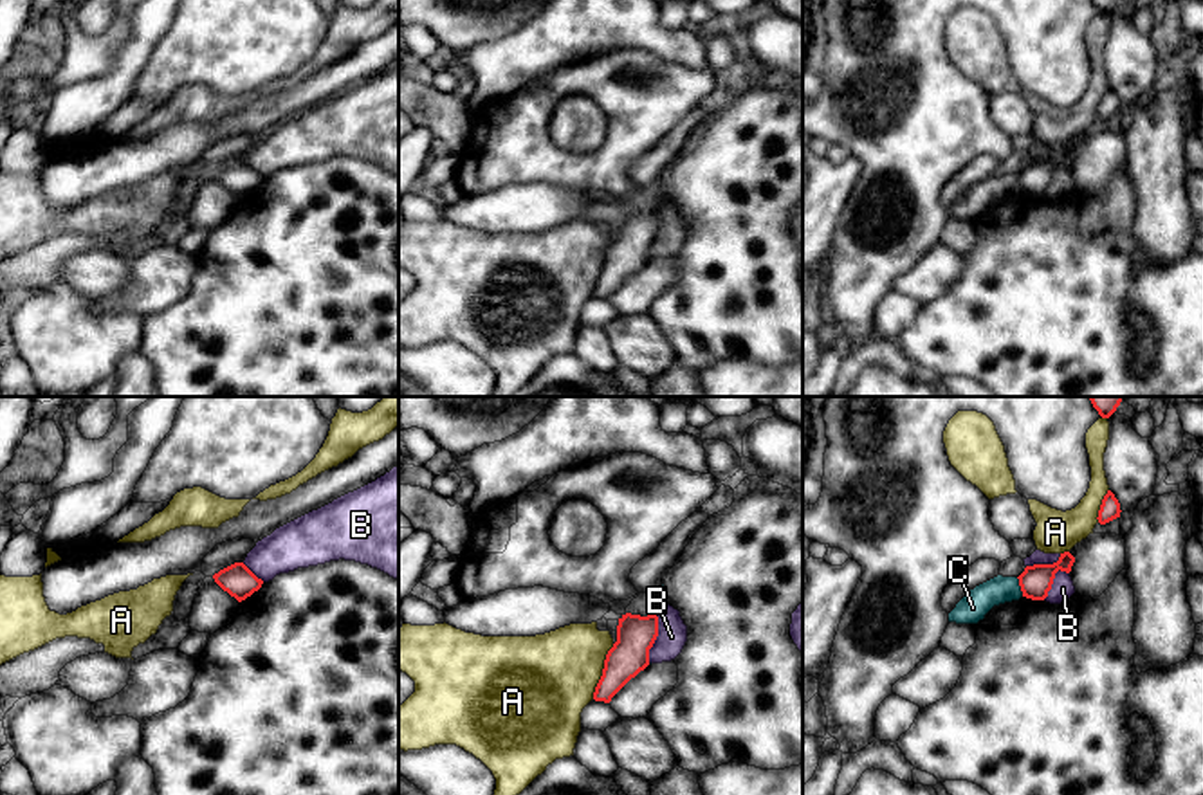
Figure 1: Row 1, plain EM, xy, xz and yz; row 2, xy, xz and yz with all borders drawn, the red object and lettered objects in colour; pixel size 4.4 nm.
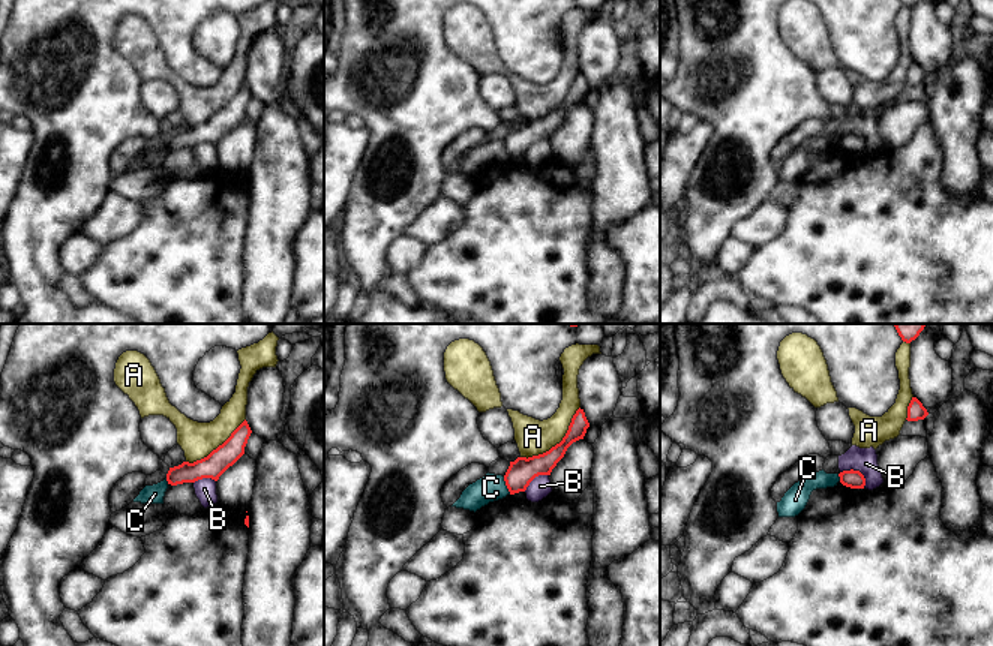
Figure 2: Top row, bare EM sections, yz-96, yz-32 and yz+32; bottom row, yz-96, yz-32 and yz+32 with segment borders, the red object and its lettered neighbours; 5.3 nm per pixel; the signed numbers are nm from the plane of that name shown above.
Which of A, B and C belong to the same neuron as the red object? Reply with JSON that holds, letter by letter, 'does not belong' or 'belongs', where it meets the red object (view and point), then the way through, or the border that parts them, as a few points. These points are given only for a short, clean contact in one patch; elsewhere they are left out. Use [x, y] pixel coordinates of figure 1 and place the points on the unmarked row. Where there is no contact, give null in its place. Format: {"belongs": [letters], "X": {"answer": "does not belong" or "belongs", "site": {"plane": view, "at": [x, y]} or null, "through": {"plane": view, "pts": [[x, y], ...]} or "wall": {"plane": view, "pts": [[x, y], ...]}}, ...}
{"belongs": [], "A": {"answer": "does not belong", "site": {"plane": "xz", "at": [603, 267]}}, "B": {"answer": "does not belong", "site": {"plane": "xz", "at": [655, 235]}, "wall": {"plane": "xz", "pts": [[657, 211], [657, 235], [650, 246], [648, 258]]}}, "C": {"answer": "does not belong", "site": {"plane": "yz", "at": [1019, 181]}, "wall": {"plane": "yz", "pts": [[1016, 173], [1023, 191]]}}}

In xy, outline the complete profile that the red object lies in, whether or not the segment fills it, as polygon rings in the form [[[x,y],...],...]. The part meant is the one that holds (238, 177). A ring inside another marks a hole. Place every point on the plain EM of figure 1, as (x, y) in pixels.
[[[234,159],[213,171],[215,178],[238,198],[251,193],[263,180],[243,159]]]

